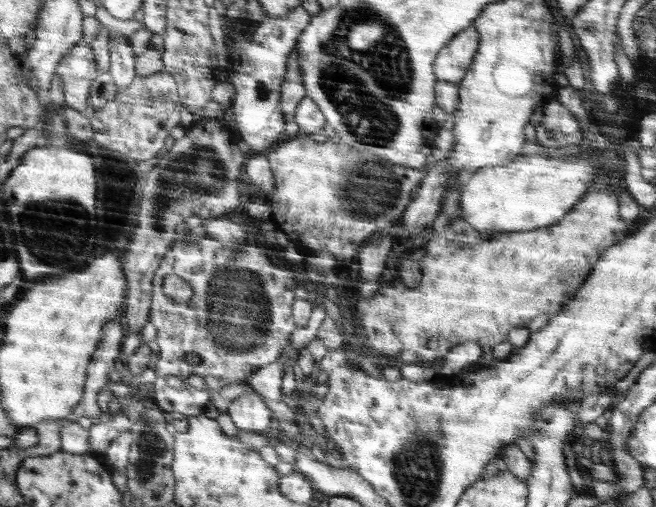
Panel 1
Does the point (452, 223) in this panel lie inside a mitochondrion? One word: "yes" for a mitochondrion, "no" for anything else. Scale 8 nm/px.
yes

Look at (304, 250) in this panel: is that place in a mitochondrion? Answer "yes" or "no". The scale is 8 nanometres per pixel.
no

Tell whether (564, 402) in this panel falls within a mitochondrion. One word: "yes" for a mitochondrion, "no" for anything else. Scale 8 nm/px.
no

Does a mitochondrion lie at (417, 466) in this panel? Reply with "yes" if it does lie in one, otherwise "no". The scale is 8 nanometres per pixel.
yes

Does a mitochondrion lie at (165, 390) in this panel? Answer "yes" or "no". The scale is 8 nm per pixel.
no

